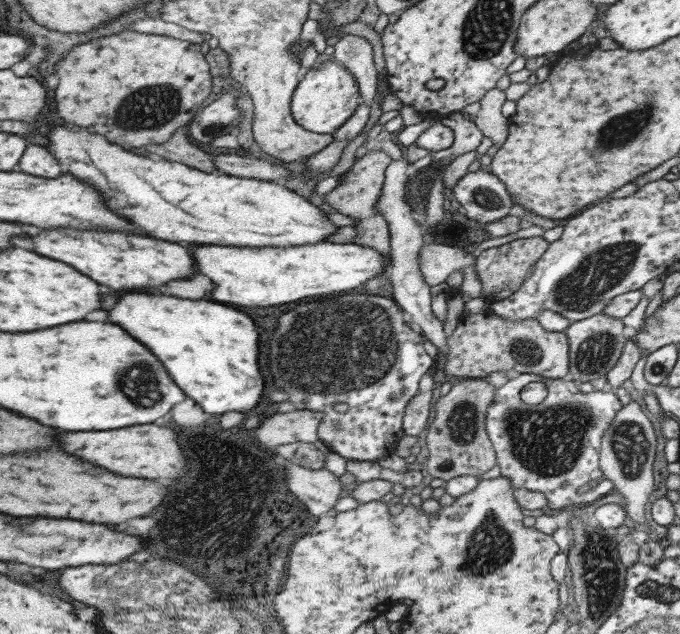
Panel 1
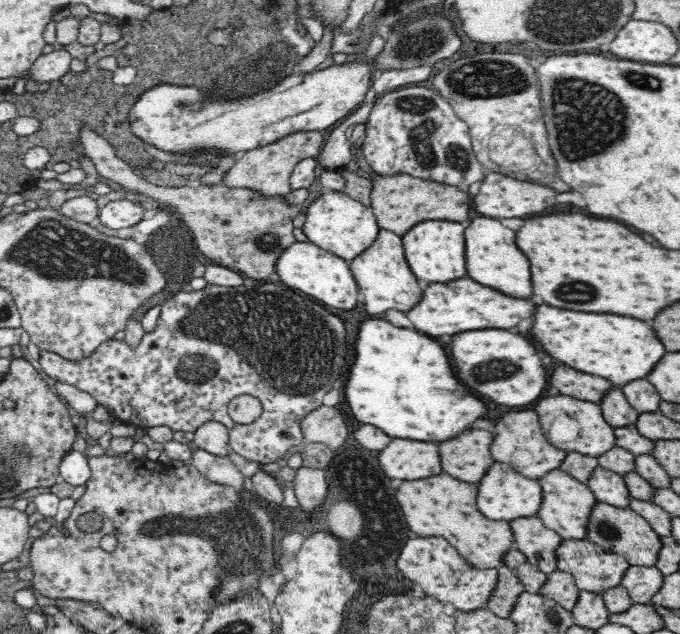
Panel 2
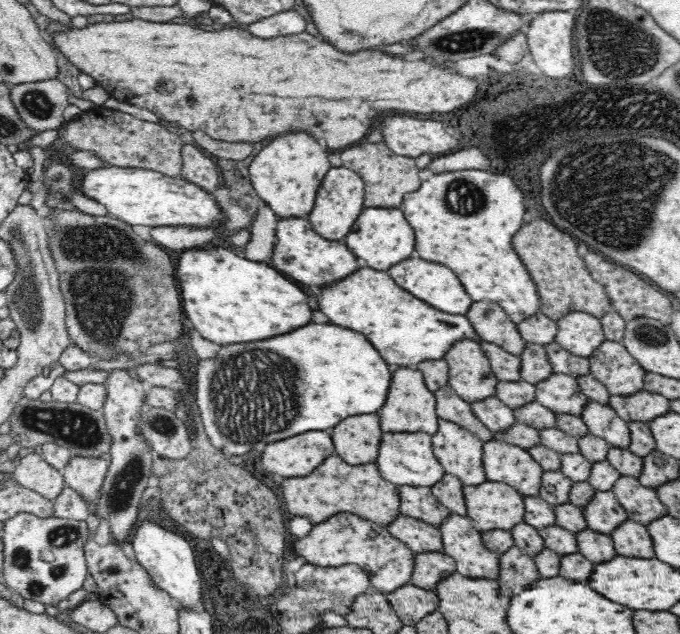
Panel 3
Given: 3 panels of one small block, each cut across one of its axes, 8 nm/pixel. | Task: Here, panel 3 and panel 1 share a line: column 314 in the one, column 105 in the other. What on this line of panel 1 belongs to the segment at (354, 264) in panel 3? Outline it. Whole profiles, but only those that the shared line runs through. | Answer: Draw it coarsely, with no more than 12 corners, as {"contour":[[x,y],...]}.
{"contour":[[47,228],[35,254],[111,290],[196,274],[183,244],[122,230]]}

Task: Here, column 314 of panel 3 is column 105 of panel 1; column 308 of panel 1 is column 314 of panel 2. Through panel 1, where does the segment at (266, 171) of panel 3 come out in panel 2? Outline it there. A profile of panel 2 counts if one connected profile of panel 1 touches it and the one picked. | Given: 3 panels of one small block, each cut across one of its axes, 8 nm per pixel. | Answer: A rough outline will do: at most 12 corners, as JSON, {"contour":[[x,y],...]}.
{"contour":[[325,191],[302,230],[349,262],[381,228],[371,206]]}

